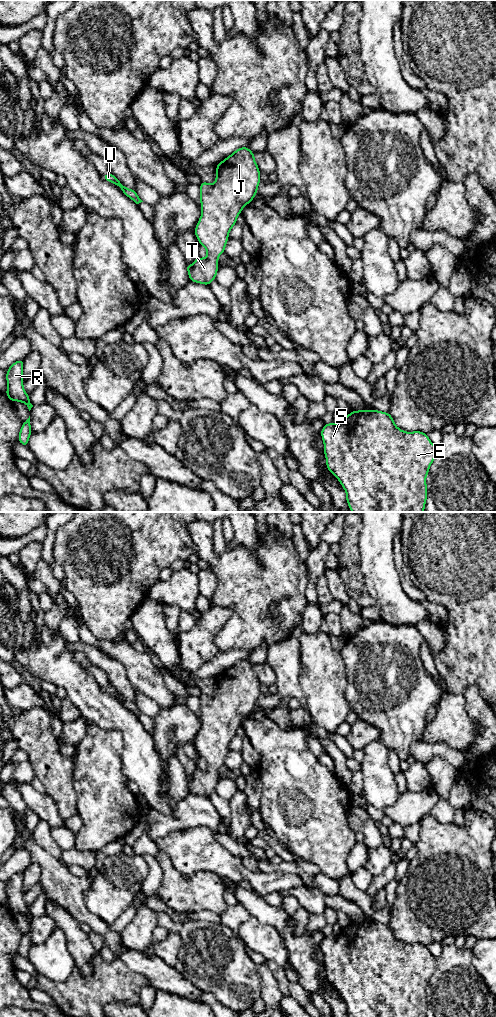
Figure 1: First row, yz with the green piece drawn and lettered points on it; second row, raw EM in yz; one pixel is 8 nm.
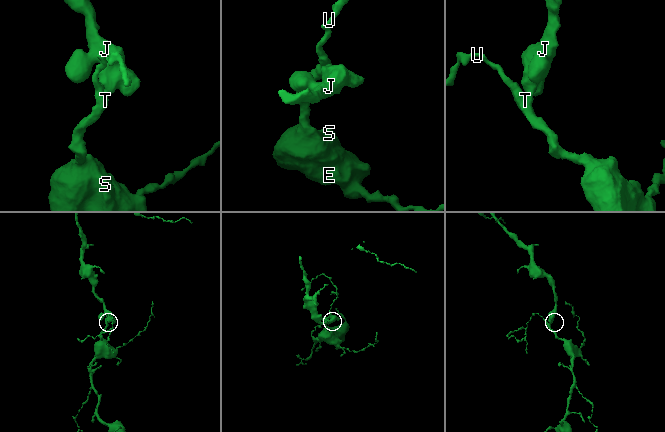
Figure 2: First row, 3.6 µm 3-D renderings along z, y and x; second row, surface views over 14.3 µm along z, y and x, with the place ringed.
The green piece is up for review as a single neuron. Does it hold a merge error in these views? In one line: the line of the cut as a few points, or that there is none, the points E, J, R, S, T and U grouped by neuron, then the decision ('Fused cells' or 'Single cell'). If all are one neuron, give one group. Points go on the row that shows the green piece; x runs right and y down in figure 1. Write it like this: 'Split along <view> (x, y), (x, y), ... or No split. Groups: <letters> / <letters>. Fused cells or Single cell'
No split. Groups: E J R S T U. Single cell

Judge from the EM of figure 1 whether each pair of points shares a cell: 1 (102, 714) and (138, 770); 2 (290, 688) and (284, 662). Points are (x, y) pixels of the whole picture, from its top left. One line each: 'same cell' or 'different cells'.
1: same cell
2: same cell

